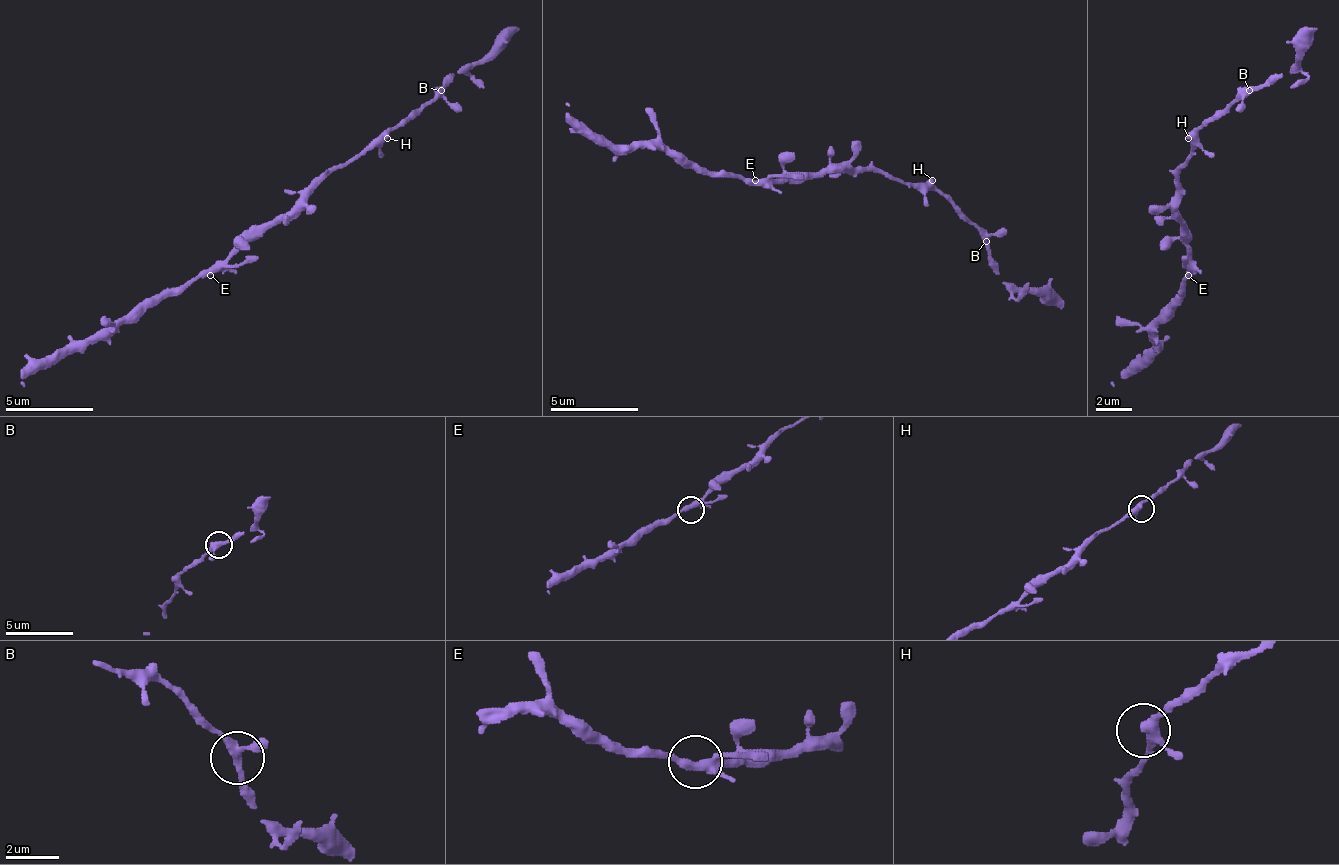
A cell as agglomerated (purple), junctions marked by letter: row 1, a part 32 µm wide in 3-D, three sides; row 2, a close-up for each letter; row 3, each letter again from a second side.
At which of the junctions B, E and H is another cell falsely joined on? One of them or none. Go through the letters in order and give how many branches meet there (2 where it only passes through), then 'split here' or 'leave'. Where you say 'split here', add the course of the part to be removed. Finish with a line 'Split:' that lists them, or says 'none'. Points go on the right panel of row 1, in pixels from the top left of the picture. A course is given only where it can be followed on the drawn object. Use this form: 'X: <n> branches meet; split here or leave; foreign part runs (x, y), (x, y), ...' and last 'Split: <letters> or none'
B: 3 branches meet; leave
E: 3 branches meet; leave
H: 3 branches meet; leave
Split: none

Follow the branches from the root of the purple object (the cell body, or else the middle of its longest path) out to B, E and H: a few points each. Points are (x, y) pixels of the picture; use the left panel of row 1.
B: (285, 213), (334, 169), (343, 169), (352, 160), (365, 156), (392, 129), (409, 120), (440, 89)
E: (285, 213), (259, 226), (210, 275)
H: (285, 213), (334, 169), (343, 169), (387, 138)

